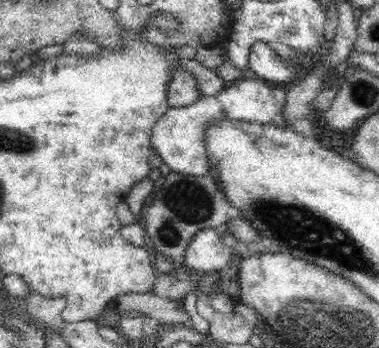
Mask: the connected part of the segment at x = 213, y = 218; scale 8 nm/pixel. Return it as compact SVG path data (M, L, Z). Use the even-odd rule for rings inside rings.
M172 171L166 176L166 182L152 204L143 210L140 222L145 227L148 245L178 267L185 260L185 250L192 236L224 224L228 221L230 208L232 204L218 190L212 176L192 176Z

